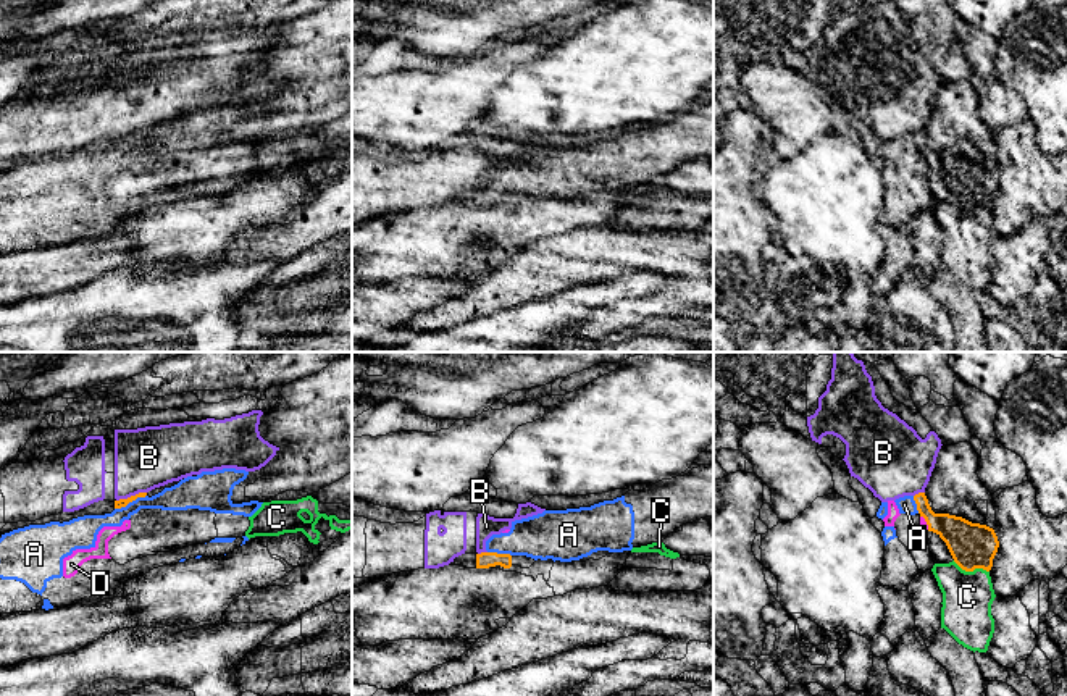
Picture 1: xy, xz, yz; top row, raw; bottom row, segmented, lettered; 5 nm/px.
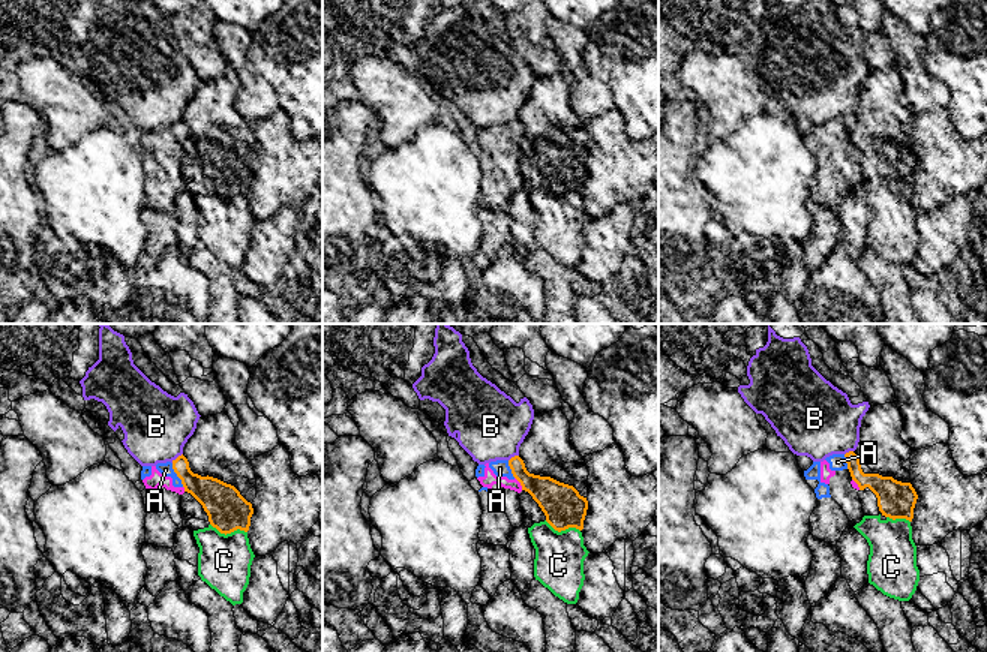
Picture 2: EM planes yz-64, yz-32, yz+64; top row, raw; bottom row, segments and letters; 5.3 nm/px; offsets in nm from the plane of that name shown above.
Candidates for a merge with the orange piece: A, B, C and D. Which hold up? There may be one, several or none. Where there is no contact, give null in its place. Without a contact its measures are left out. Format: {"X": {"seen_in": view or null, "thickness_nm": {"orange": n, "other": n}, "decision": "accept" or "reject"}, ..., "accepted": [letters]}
{"A": {"seen_in": "xy", "thickness_nm": {"orange": 50, "other": 130}, "decision": "reject"}, "B": {"seen_in": "xy", "thickness_nm": {"orange": 50, "other": 300}, "decision": "reject"}, "C": {"seen_in": "yz", "thickness_nm": {"orange": 220, "other": 260}, "decision": "reject"}, "D": {"seen_in": "yz", "thickness_nm": {"orange": 220, "other": 30}, "decision": "reject"}, "accepted": []}

